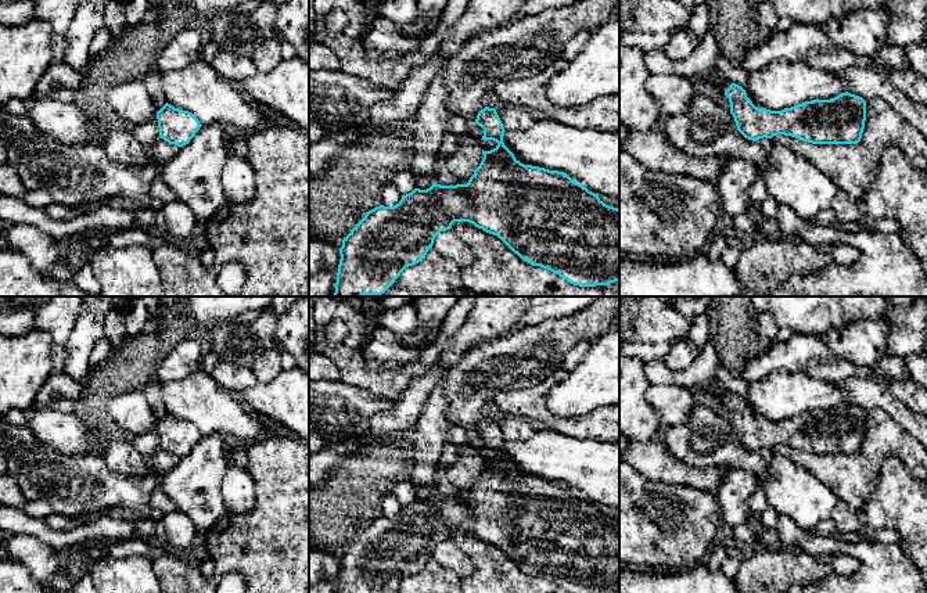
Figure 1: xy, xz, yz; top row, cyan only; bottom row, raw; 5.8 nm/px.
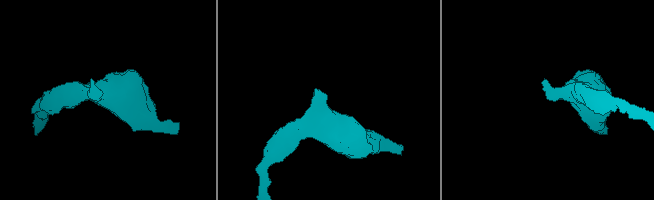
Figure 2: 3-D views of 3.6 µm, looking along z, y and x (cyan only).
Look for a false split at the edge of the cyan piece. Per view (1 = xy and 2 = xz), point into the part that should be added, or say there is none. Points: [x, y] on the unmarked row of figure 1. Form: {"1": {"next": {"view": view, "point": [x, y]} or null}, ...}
{"1": {"next": null}, "2": {"next": null}}

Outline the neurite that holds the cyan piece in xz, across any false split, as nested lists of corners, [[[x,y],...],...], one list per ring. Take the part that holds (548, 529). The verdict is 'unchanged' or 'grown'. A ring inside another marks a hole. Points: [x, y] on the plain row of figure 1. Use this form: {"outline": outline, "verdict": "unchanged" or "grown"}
{"outline": [[[485,417],[477,425],[475,434],[484,439],[484,446],[481,450],[493,450],[497,456],[491,461],[482,460],[482,471],[479,477],[474,481],[467,495],[456,496],[441,496],[432,493],[427,500],[414,499],[412,503],[402,506],[402,510],[394,517],[376,517],[369,521],[364,528],[351,540],[351,543],[342,550],[342,557],[339,558],[339,575],[337,583],[337,593],[395,593],[400,583],[413,576],[423,569],[430,558],[434,556],[435,547],[441,542],[452,539],[454,532],[468,532],[484,542],[497,546],[514,564],[517,564],[522,571],[531,574],[532,576],[540,576],[547,579],[568,593],[615,593],[619,592],[619,520],[604,514],[599,504],[589,502],[582,495],[574,492],[567,484],[558,481],[549,481],[539,477],[524,475],[515,470],[514,464],[504,456],[503,446],[504,438],[495,418]]], "verdict": "unchanged"}

